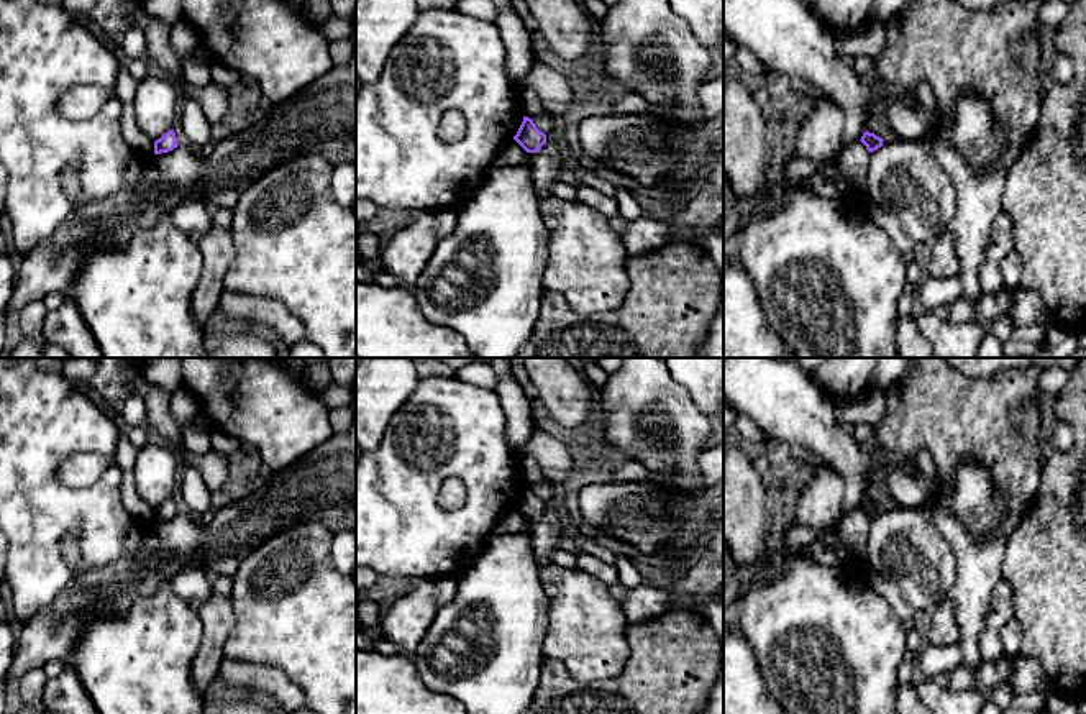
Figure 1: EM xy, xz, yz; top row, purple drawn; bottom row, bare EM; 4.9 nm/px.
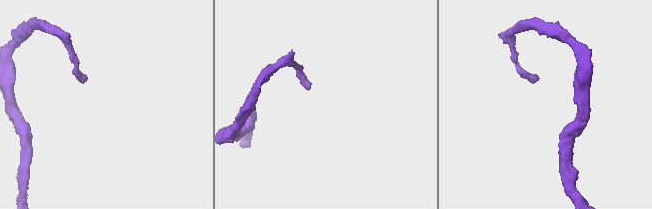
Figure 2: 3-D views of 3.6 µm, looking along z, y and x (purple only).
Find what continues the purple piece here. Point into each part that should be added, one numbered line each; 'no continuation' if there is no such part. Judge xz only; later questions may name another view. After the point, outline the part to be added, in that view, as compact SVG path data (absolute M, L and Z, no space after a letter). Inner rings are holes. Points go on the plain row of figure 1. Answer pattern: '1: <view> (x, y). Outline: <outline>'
no continuation

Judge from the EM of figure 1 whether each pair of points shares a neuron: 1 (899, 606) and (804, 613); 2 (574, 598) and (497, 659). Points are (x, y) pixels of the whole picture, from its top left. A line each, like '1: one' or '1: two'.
1: two
2: two

